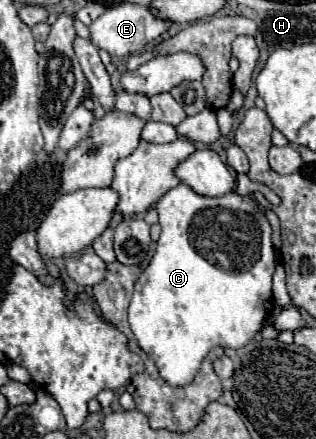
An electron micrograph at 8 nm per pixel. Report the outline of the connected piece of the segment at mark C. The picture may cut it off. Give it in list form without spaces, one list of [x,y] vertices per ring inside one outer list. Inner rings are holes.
[[[176,185],[156,203],[156,211],[160,215],[162,235],[152,261],[136,281],[128,319],[140,349],[156,363],[160,377],[170,387],[186,387],[212,349],[240,349],[264,329],[264,319],[274,309],[272,275],[276,259],[272,229],[256,199],[252,195],[242,197],[236,191],[222,197],[202,197],[186,185]]]

